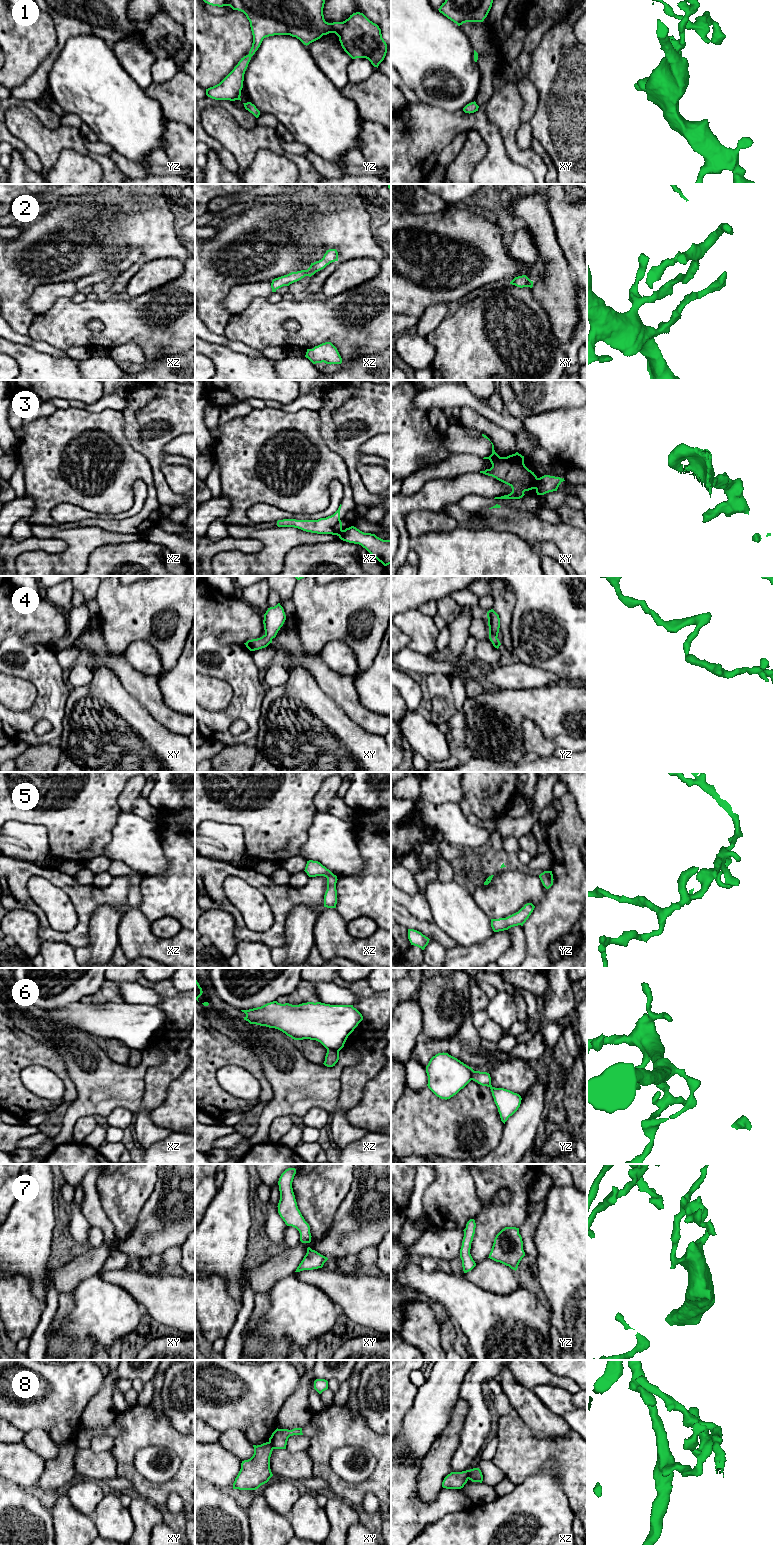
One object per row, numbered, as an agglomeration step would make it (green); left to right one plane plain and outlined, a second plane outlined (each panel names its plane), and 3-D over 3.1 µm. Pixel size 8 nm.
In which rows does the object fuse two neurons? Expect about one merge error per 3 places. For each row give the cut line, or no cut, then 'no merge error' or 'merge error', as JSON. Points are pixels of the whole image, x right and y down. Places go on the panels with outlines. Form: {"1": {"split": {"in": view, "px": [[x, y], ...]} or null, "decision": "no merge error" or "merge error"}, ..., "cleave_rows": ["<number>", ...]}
{"1": {"split": null, "decision": "no merge error"}, "2": {"split": null, "decision": "no merge error"}, "3": {"split": {"in": "xy", "px": [[538, 478], [535, 488]]}, "decision": "merge error"}, "4": {"split": null, "decision": "no merge error"}, "5": {"split": null, "decision": "no merge error"}, "6": {"split": {"in": "xz", "px": [[327, 1049], [336, 1049], [338, 1051]]}, "decision": "merge error"}, "7": {"split": null, "decision": "no merge error"}, "8": {"split": {"in": "xz", "px": [[469, 1470], [467, 1478]]}, "decision": "merge error"}, "cleave_rows": ["3", "6", "8"]}

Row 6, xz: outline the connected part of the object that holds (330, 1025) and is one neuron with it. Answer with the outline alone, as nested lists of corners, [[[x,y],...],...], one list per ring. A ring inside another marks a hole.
[[[277,1001],[261,1007],[241,1010],[250,1024],[275,1028],[294,1040],[320,1042],[327,1050],[340,1051],[358,1024],[362,1014],[353,1005],[307,1002],[299,1005]]]

